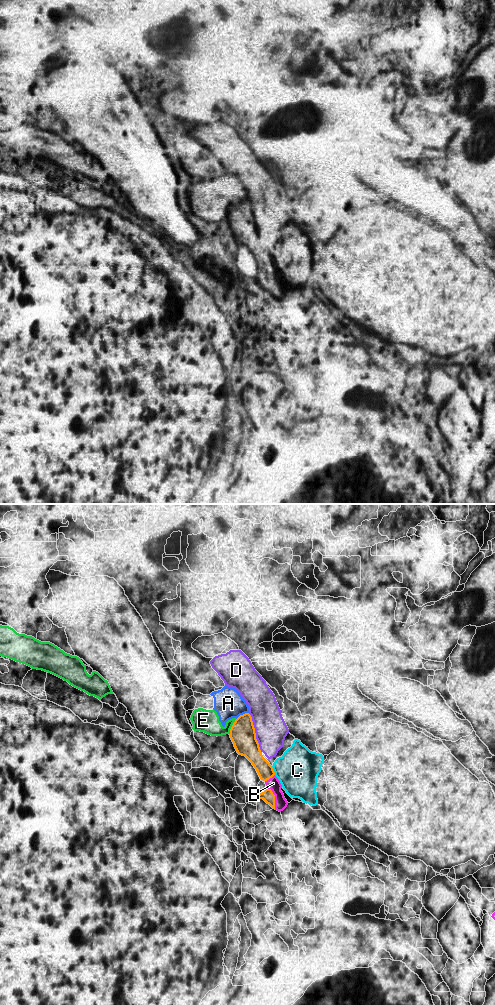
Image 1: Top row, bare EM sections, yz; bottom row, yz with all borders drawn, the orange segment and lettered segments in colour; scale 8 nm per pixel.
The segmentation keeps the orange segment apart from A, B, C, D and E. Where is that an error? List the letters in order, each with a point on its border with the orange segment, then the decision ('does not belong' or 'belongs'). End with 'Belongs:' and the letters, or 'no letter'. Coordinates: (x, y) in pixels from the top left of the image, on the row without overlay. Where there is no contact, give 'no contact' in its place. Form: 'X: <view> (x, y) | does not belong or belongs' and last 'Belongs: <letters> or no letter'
A: yz (242, 203) | does not belong
B: yz (274, 285) | belongs
C: yz (273, 258) | does not belong
D: yz (255, 221) | does not belong
E: yz (231, 215) | does not belong
Belongs: B

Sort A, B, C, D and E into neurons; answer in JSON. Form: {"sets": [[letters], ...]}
{"sets": [["A", "E"], ["B"], ["C"], ["D"]]}

